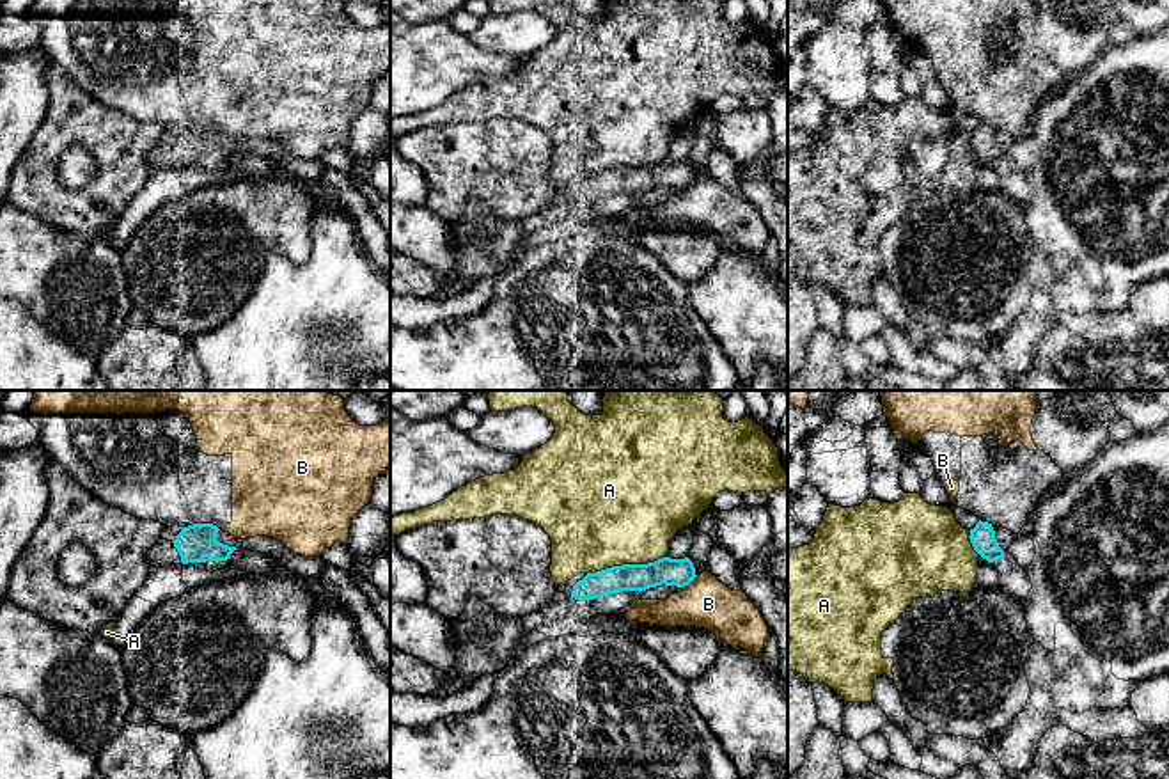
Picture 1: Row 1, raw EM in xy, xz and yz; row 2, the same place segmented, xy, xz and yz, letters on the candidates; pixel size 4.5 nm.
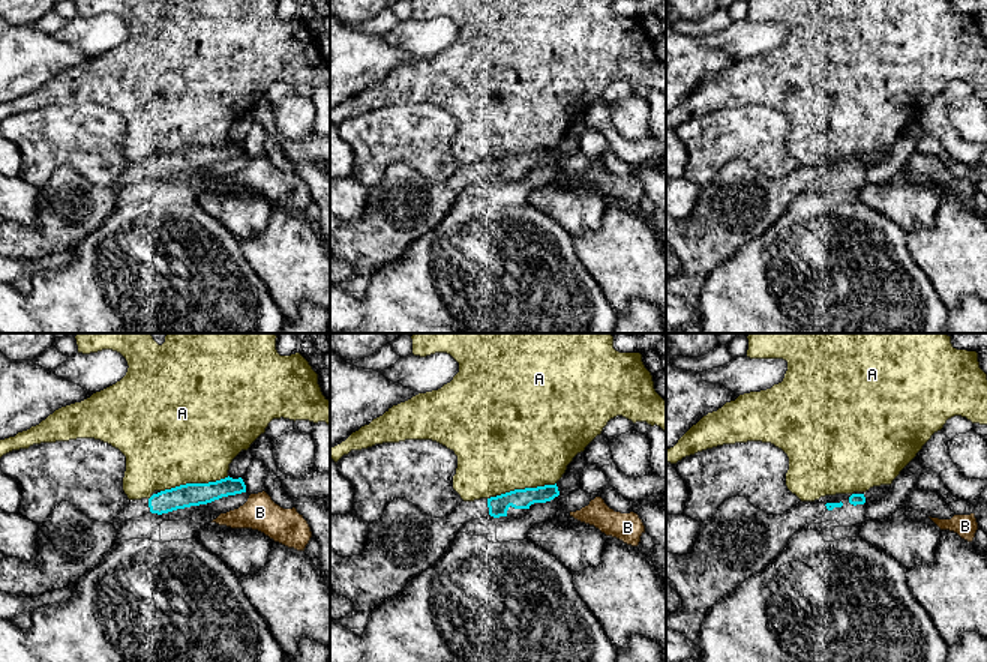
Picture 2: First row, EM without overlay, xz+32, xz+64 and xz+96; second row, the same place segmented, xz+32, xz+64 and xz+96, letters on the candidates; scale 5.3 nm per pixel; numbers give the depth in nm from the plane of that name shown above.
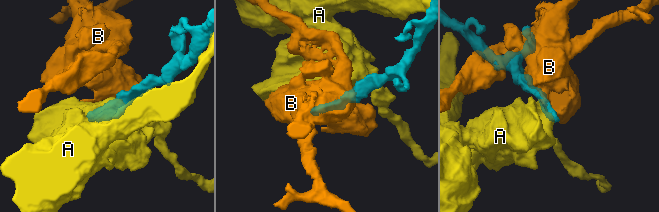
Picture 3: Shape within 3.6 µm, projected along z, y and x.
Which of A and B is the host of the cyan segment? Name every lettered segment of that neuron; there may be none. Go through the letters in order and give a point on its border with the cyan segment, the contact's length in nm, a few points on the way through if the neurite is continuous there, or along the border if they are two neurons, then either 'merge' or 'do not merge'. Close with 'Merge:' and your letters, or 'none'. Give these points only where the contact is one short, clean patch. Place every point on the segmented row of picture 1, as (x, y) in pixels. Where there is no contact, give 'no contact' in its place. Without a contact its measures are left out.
A: meets cyan in xz at (627, 565); contact 360 nm long; border along xz (666, 556), (646, 563), (612, 565), (588, 574); do not merge
B: meets cyan in xz at (690, 581); contact 90 nm long; do not merge
Merge: none

